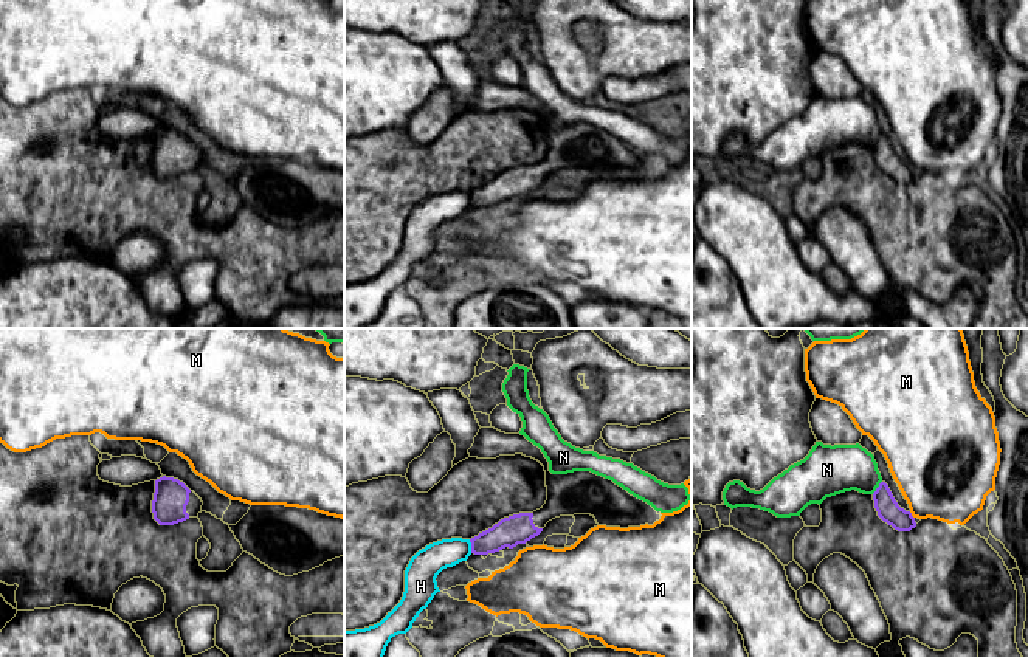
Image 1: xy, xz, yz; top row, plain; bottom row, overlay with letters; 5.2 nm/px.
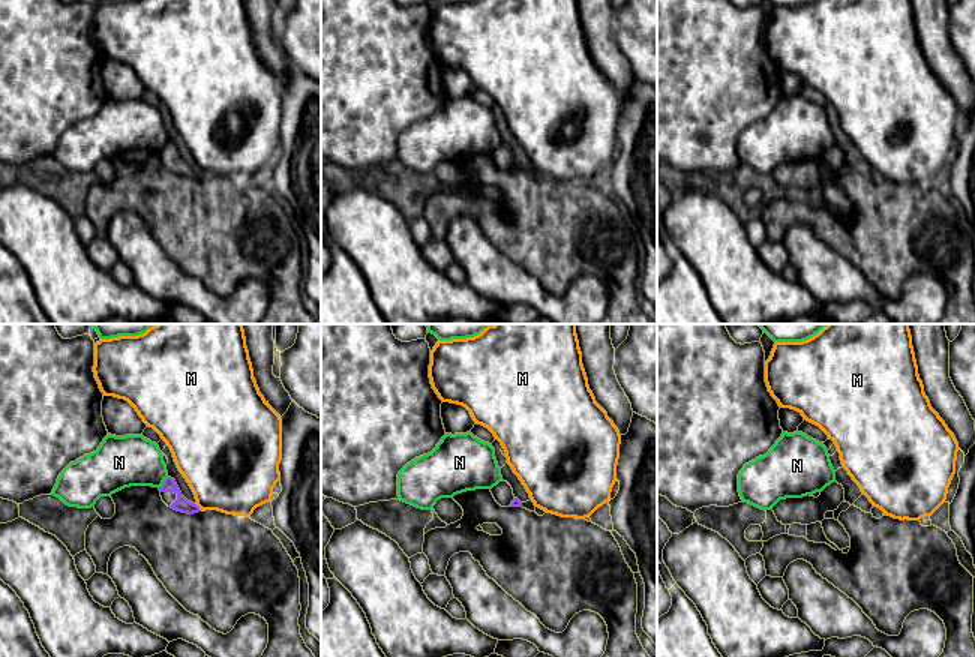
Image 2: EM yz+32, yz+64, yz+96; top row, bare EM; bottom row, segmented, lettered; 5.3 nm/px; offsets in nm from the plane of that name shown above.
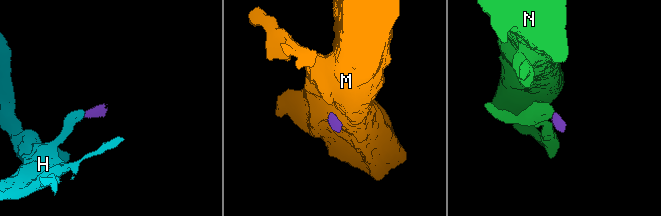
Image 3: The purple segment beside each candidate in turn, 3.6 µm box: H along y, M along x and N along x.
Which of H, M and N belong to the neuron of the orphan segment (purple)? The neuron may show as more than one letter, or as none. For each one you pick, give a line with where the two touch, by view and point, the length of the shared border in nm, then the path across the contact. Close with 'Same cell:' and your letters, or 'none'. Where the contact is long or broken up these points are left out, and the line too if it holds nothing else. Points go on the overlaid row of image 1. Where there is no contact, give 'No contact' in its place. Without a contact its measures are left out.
Same cell: none

